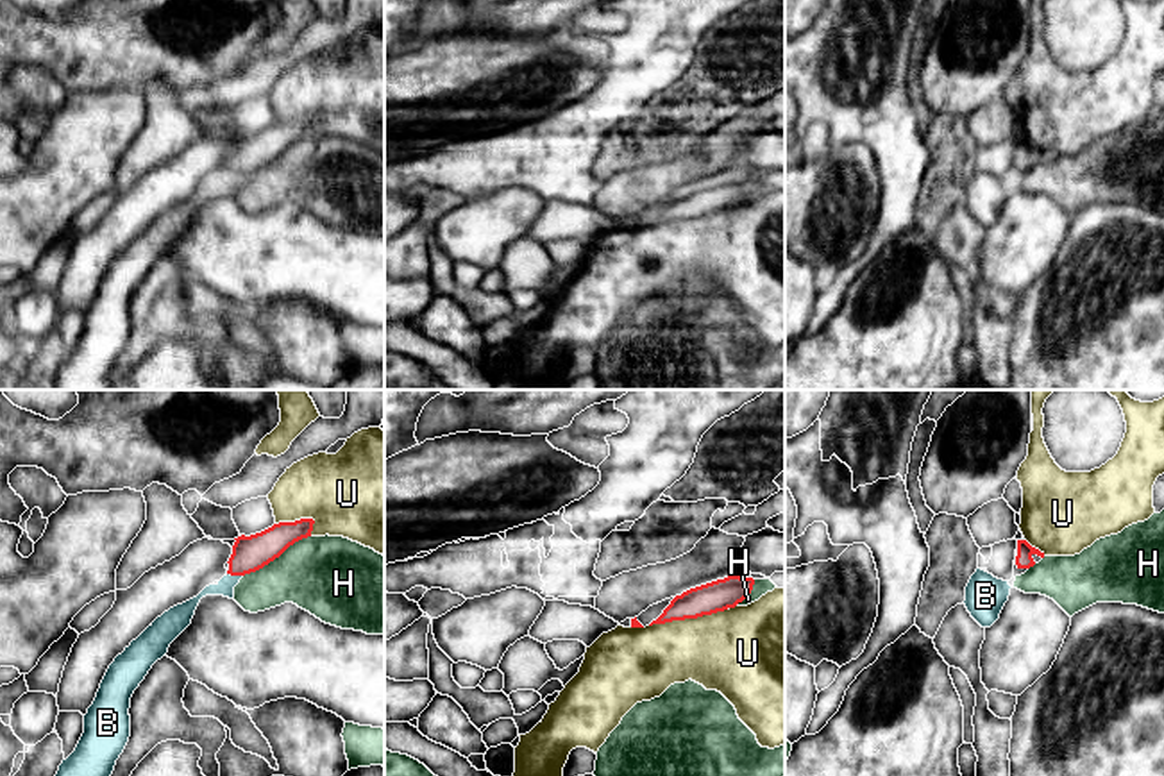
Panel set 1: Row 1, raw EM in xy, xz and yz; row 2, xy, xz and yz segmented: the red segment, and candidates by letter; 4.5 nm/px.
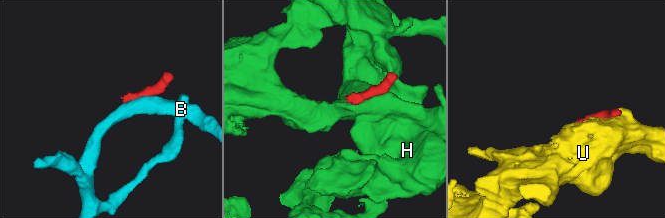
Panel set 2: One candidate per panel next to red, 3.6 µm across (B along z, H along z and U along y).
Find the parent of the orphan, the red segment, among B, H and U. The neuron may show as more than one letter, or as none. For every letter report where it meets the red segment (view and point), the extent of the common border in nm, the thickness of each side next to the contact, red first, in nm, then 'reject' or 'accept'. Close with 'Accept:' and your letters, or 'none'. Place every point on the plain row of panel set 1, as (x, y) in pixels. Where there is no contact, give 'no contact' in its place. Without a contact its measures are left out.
B: contact xy (235, 174); length 70 nm; calibres 160 and 80 nm; reject
H: contact xy (276, 156); length 360 nm; calibres 160 and 360 nm; reject
U: contact xz (687, 217); length 360 nm; calibres 140 and 380 nm; reject
Accept: none

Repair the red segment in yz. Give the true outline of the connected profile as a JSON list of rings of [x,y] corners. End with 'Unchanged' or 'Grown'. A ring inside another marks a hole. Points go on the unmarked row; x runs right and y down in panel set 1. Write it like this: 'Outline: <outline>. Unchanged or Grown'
Outline: [[[1025,136],[1017,139],[1016,159],[1014,159],[1014,177],[1025,173],[1030,166],[1039,163],[1044,152],[1032,147]]]. Grown

